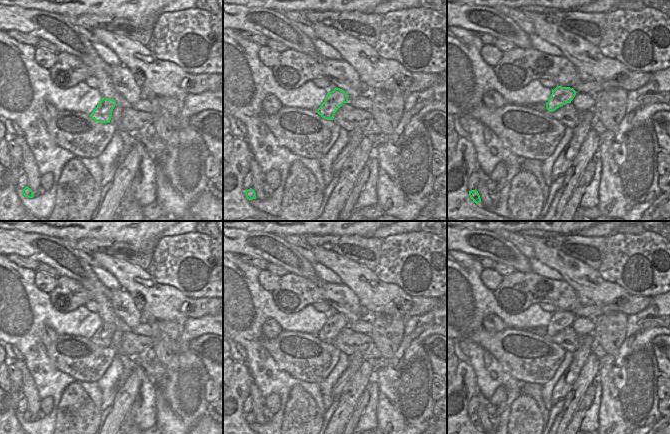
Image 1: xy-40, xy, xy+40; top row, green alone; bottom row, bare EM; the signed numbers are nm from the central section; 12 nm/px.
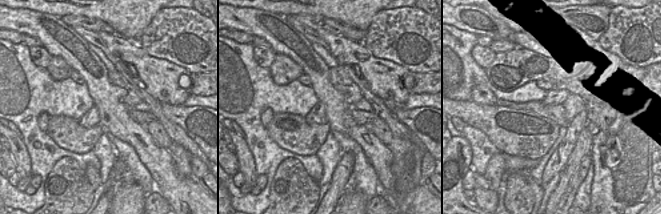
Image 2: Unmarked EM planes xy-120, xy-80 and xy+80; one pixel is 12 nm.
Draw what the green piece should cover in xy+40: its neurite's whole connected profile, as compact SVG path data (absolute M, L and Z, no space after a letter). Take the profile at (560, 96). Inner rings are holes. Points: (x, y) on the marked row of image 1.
M557 86L552 90L552 94L546 103L546 109L549 112L553 112L559 107L571 103L576 93L573 88Z

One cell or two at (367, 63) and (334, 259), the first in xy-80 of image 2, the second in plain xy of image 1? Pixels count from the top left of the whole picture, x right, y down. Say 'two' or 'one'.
one

